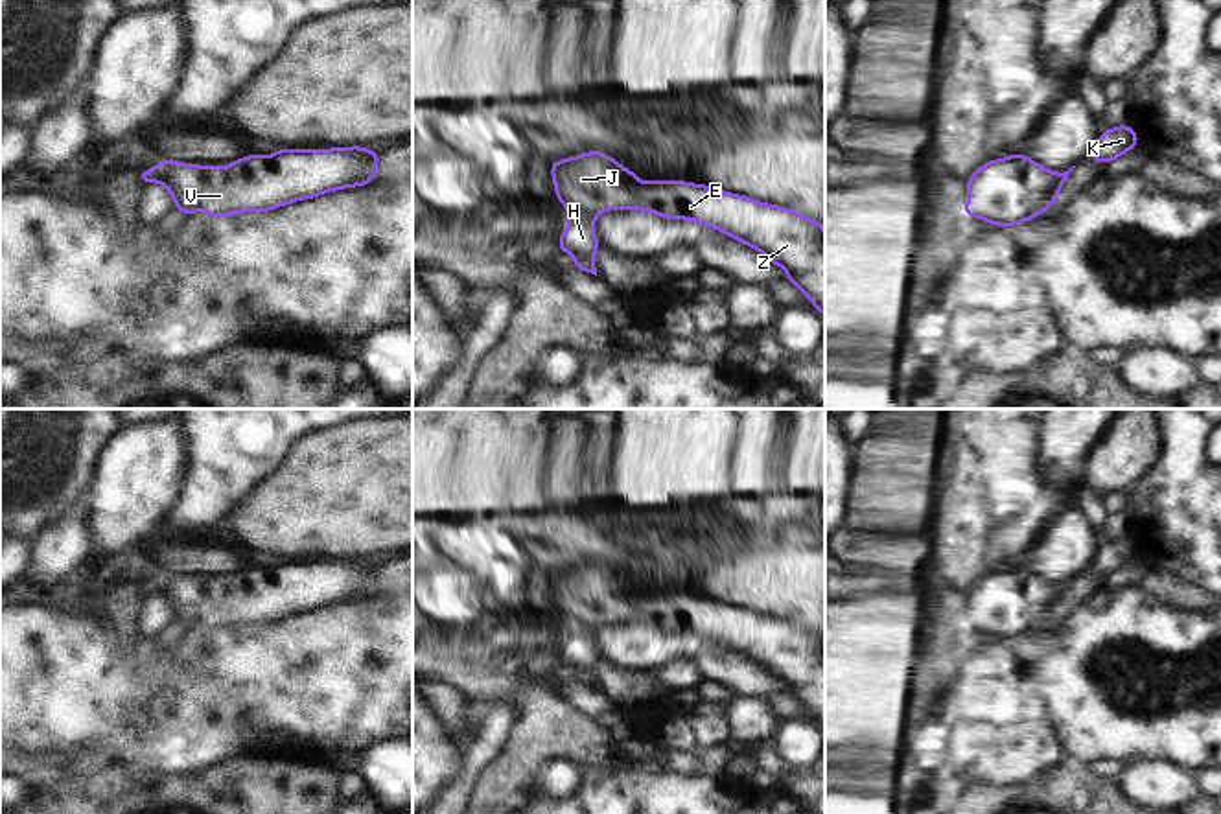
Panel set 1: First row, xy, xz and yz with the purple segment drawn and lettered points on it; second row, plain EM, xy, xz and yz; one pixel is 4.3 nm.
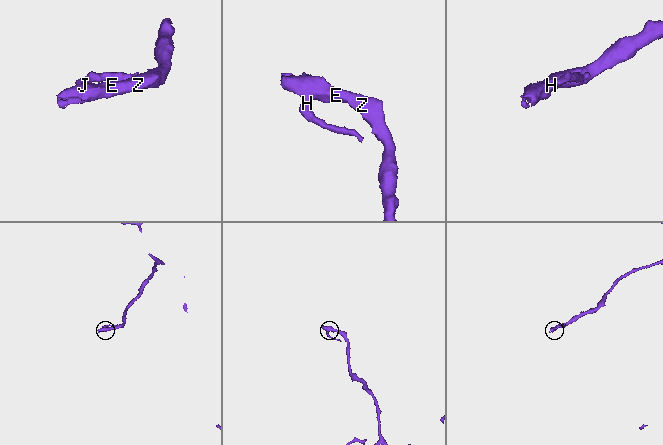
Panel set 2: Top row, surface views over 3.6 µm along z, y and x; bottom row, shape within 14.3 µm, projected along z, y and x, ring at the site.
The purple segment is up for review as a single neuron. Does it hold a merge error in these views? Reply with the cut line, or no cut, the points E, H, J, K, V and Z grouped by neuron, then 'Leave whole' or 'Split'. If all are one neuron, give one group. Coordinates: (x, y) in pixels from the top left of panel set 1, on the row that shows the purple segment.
No split. Groups: E H J K V Z. Leave whole

